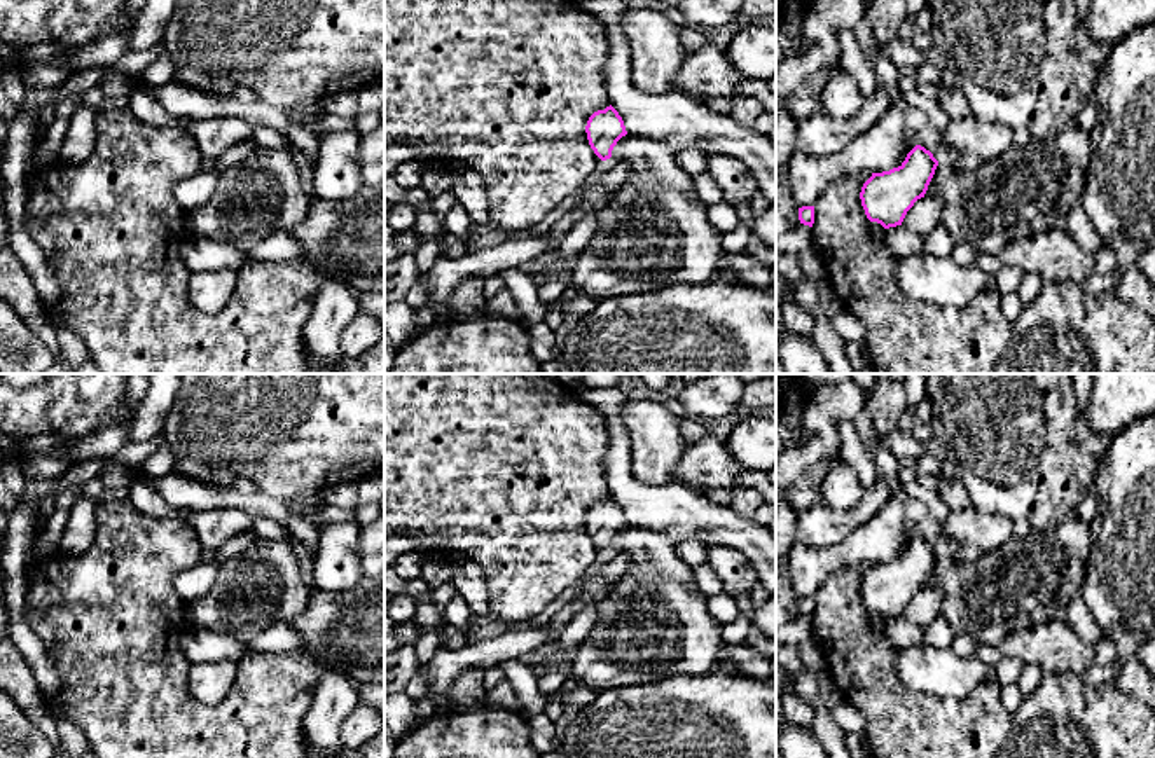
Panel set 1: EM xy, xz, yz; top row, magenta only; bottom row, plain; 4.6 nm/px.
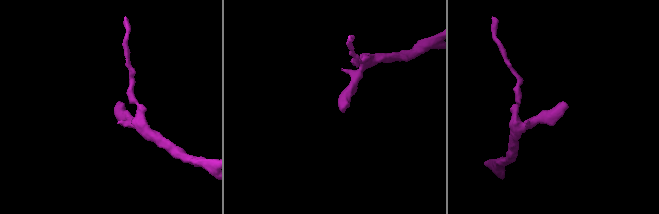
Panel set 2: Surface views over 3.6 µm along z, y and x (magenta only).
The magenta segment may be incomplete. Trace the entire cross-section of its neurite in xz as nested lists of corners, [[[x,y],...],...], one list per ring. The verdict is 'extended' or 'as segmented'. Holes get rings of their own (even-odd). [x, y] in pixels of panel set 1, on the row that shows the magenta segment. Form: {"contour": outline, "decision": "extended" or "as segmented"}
{"contour": [[[610,105],[605,110],[594,112],[585,126],[587,140],[594,154],[601,159],[599,169],[594,173],[591,182],[580,190],[580,204],[591,204],[592,213],[603,210],[613,197],[617,189],[603,189],[599,185],[601,173],[612,162],[612,150],[617,141],[627,134],[626,126],[619,112]]], "decision": "extended"}

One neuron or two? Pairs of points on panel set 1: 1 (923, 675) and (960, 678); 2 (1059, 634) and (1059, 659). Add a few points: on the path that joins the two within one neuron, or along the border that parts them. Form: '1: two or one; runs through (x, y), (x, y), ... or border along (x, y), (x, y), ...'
1: one; runs through (932, 675), (951, 678)
2: one; runs through (1059, 640), (1059, 654)

